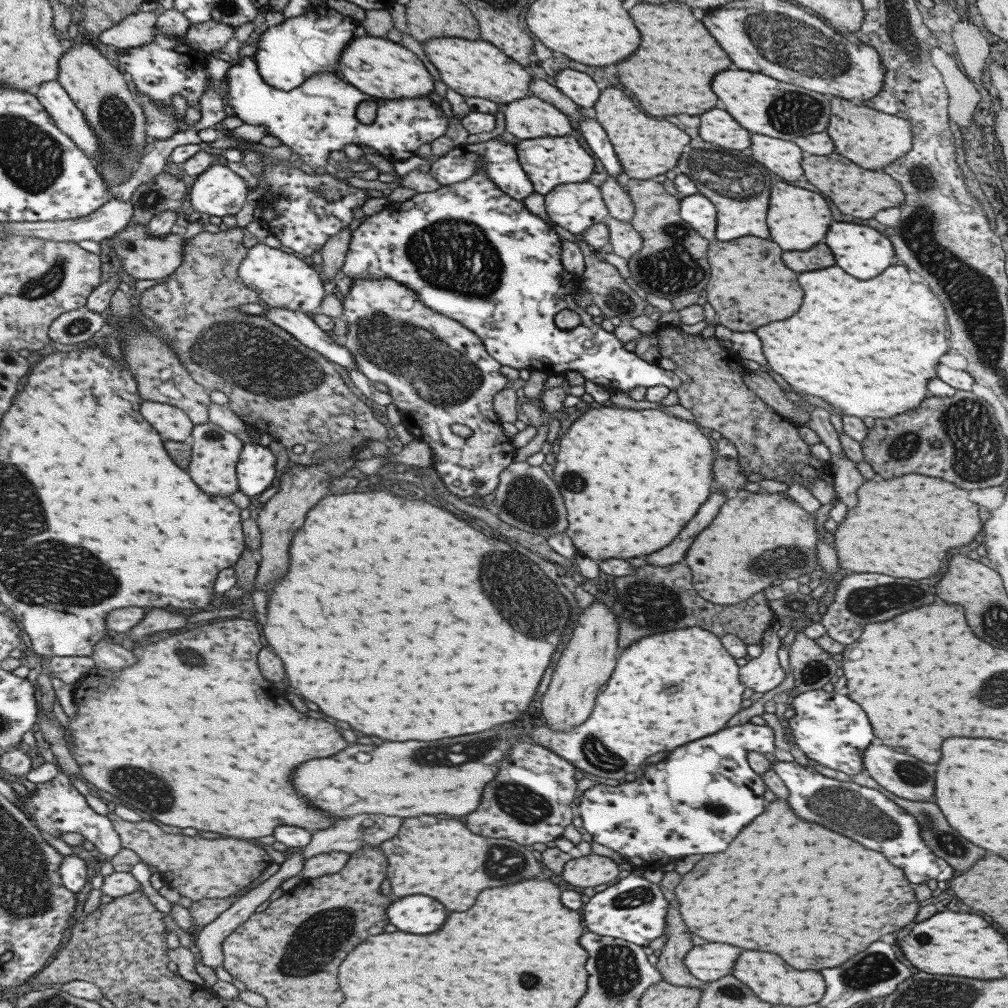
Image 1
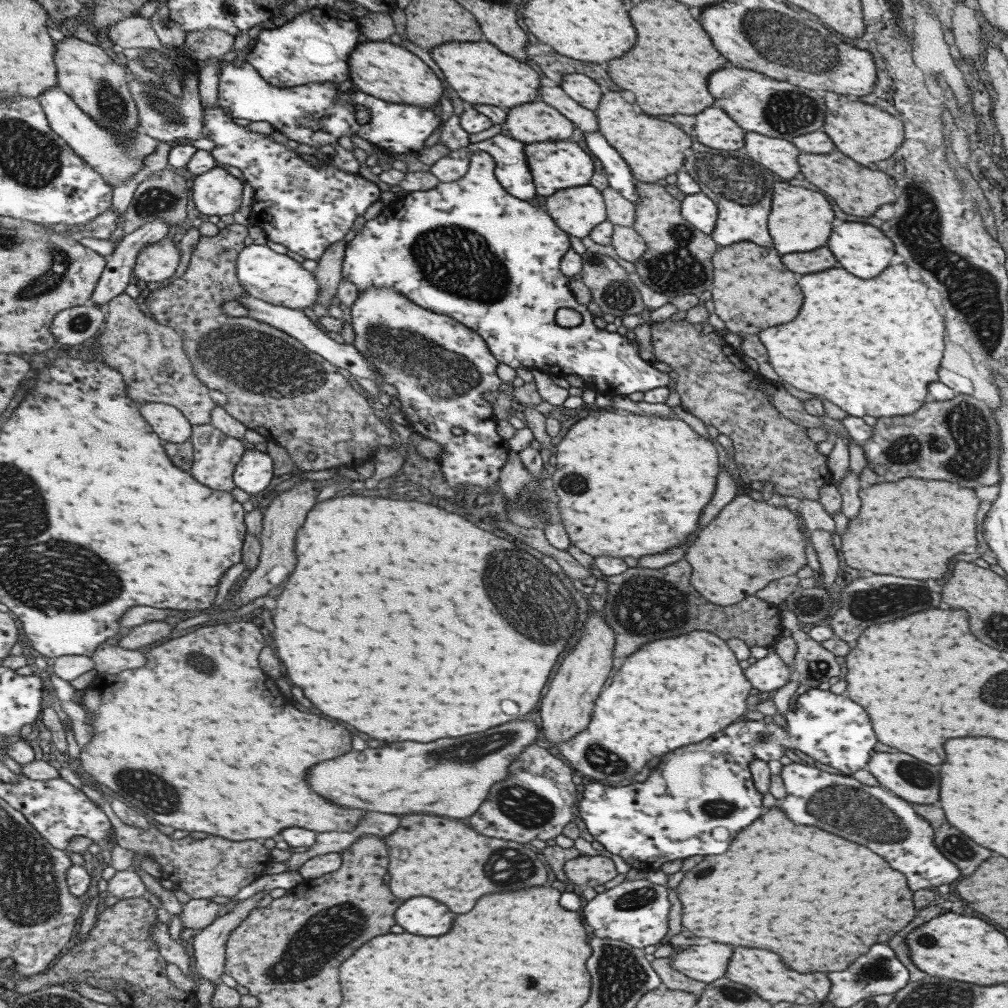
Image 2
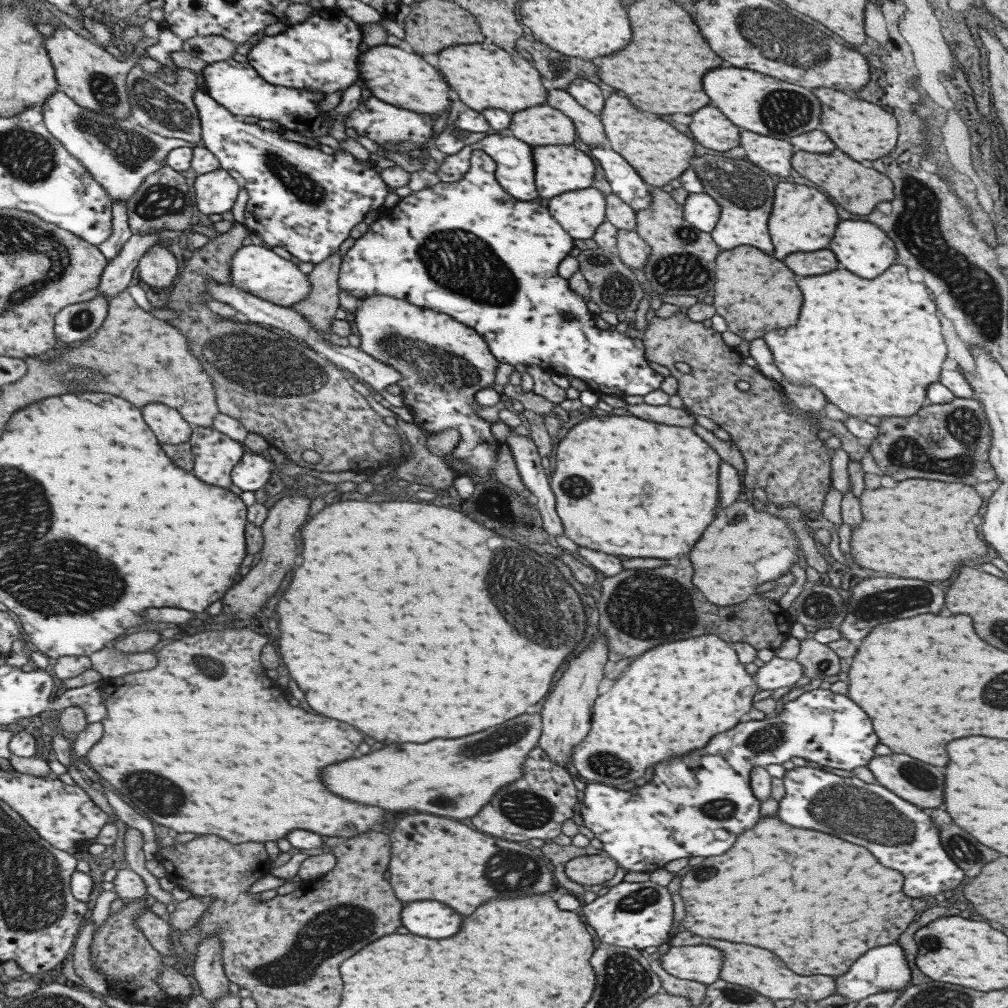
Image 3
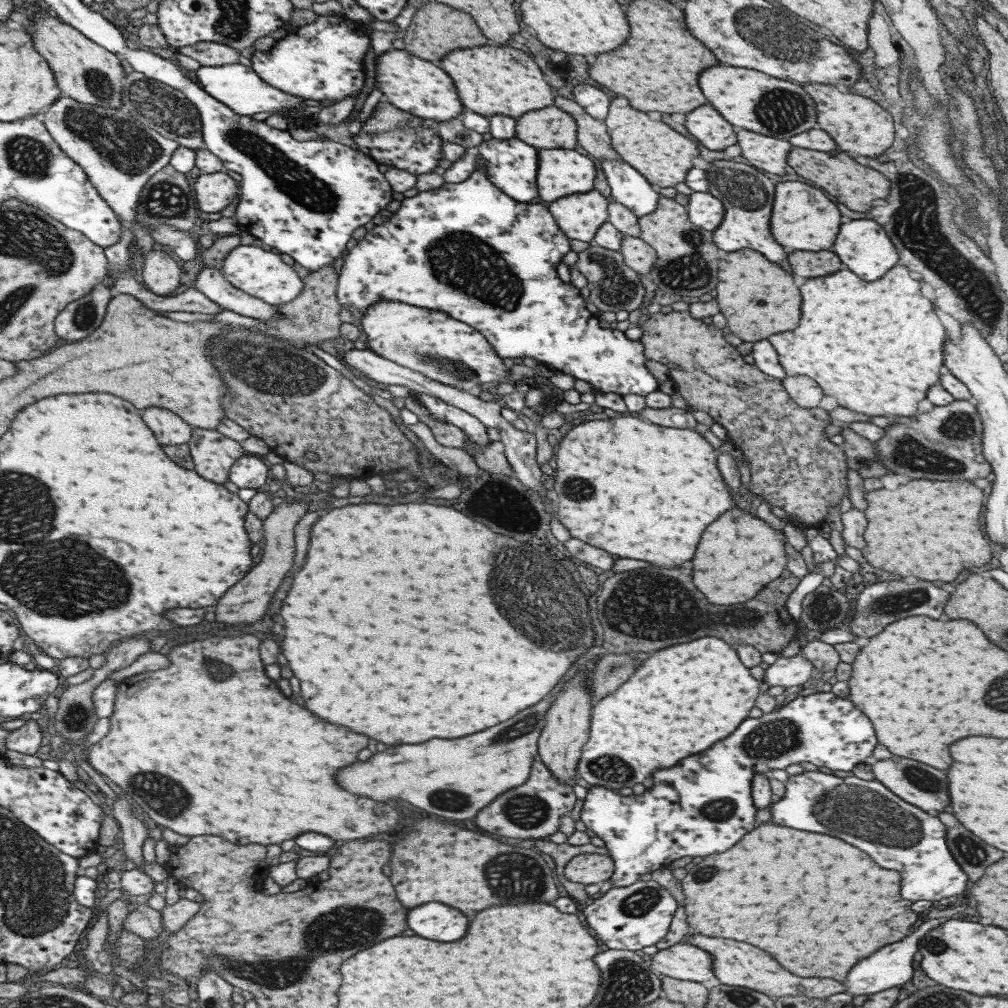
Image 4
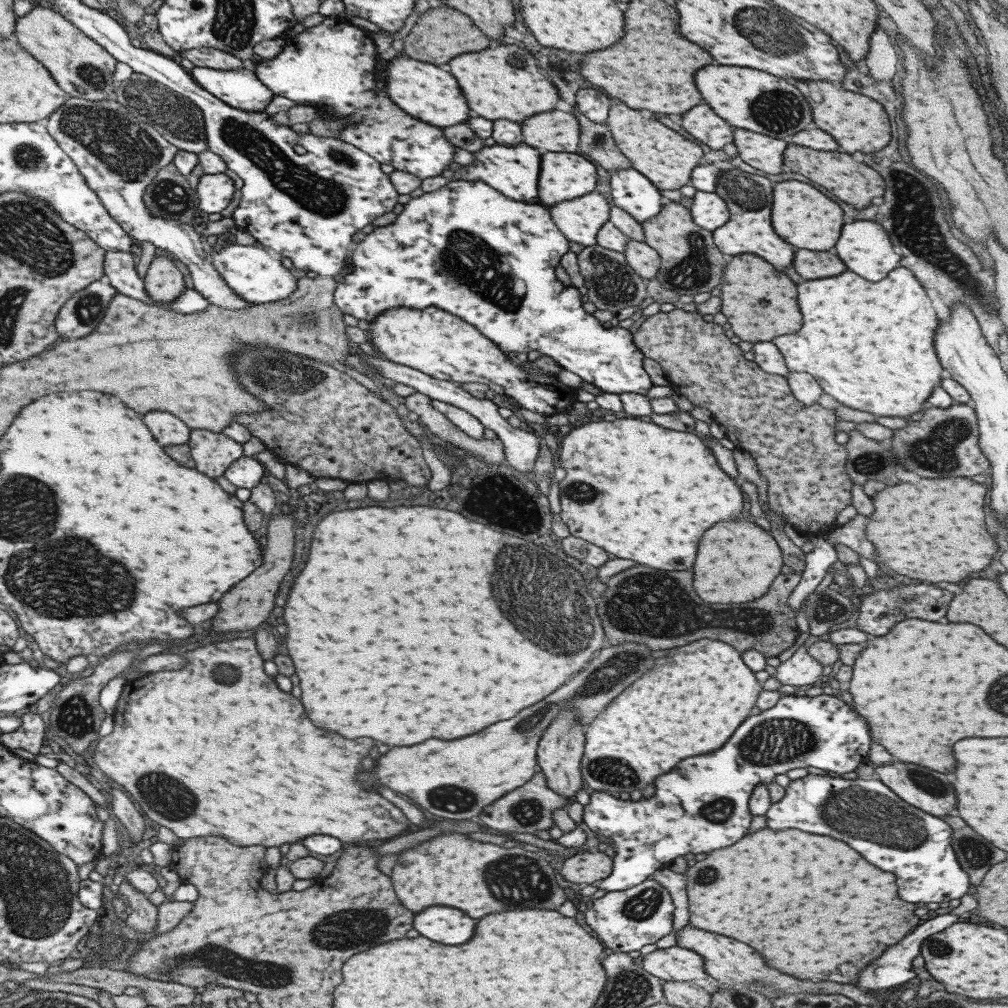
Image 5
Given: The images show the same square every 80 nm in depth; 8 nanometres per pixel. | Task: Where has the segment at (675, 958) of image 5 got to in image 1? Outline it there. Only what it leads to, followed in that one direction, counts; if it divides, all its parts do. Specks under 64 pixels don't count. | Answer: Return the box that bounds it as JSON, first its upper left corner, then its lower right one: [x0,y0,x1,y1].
[683,944,739,984]

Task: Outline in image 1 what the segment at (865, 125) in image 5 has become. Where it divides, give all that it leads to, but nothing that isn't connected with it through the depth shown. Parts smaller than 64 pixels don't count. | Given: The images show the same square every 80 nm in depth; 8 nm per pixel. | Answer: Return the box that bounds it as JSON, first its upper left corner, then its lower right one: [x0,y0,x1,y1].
[827,96,912,170]

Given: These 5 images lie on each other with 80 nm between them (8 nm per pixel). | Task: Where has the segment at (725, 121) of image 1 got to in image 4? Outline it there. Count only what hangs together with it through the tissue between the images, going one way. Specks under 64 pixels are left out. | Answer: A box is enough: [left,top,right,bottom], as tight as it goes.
[685,106,736,151]

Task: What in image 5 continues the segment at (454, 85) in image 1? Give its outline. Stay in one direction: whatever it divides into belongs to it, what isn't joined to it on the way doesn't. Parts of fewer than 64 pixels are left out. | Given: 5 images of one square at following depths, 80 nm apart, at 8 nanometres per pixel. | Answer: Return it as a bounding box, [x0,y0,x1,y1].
[447,44,560,124]

